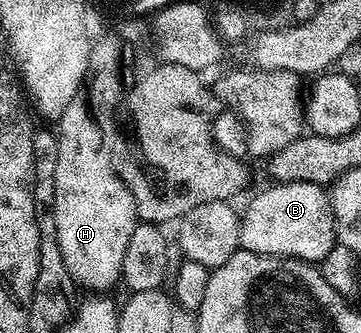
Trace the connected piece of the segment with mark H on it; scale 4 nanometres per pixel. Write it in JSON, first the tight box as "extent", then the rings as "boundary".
{"extent":[52,153,139,293],"boundary":[[[88,153],[88,165],[76,159],[78,155],[62,157],[60,169],[52,169],[54,179],[54,232],[52,238],[58,246],[62,267],[67,276],[75,279],[82,287],[87,287],[90,293],[106,293],[110,286],[119,282],[121,261],[126,243],[135,224],[139,222],[138,207],[134,197],[129,192],[124,179],[115,171],[115,167],[107,162],[106,155]]]}

